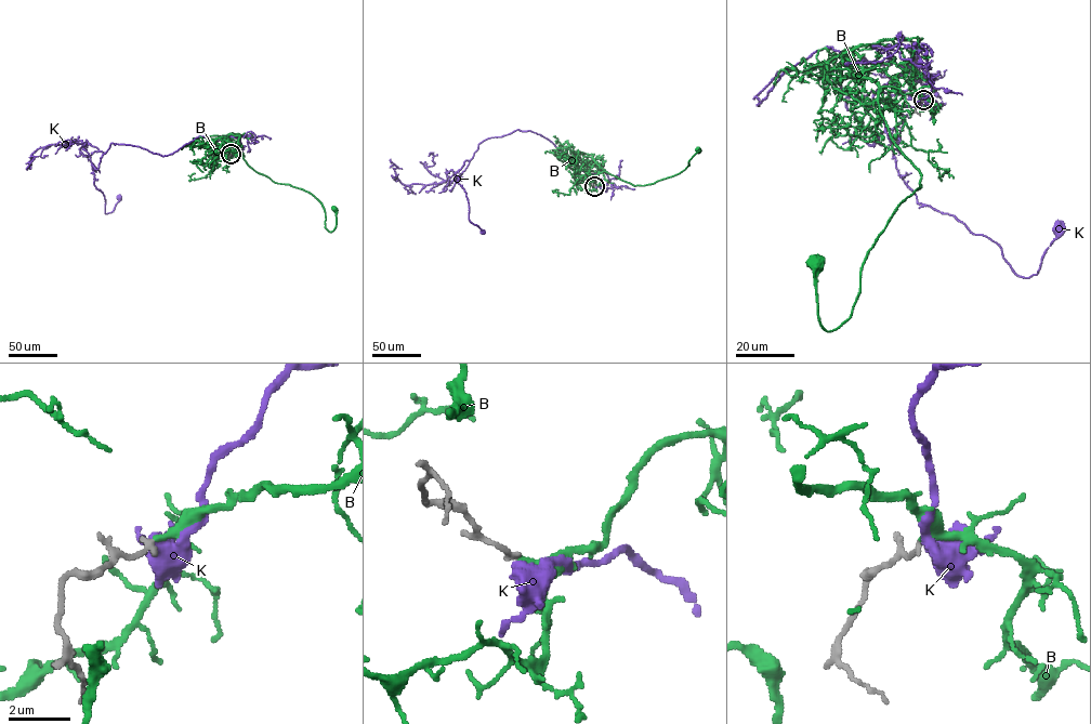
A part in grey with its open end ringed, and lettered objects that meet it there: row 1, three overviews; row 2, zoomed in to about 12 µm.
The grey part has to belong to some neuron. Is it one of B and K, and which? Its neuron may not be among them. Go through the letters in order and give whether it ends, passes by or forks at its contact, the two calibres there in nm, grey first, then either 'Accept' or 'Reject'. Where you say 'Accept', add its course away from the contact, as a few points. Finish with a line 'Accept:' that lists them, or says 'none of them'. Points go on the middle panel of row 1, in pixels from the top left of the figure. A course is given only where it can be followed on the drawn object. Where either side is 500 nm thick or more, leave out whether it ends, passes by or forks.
B: It ends there. Thickness 190 nm (grey) against 240 nm. Accept. Its course: (595, 186), (603, 181), (605, 171), (634, 185), (654, 183), (682, 171), (697, 150)
K: Thickness 190 nm (grey) against 550 nm. Reject
Accept: B

